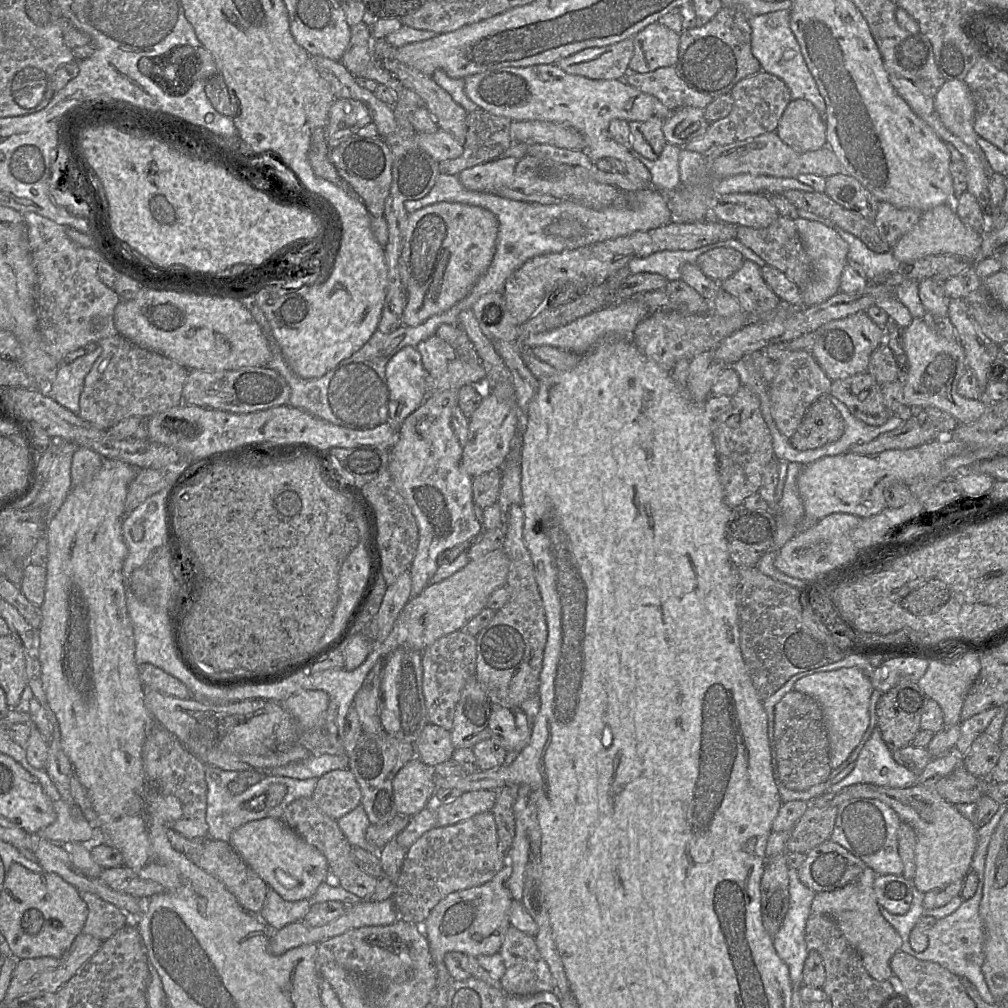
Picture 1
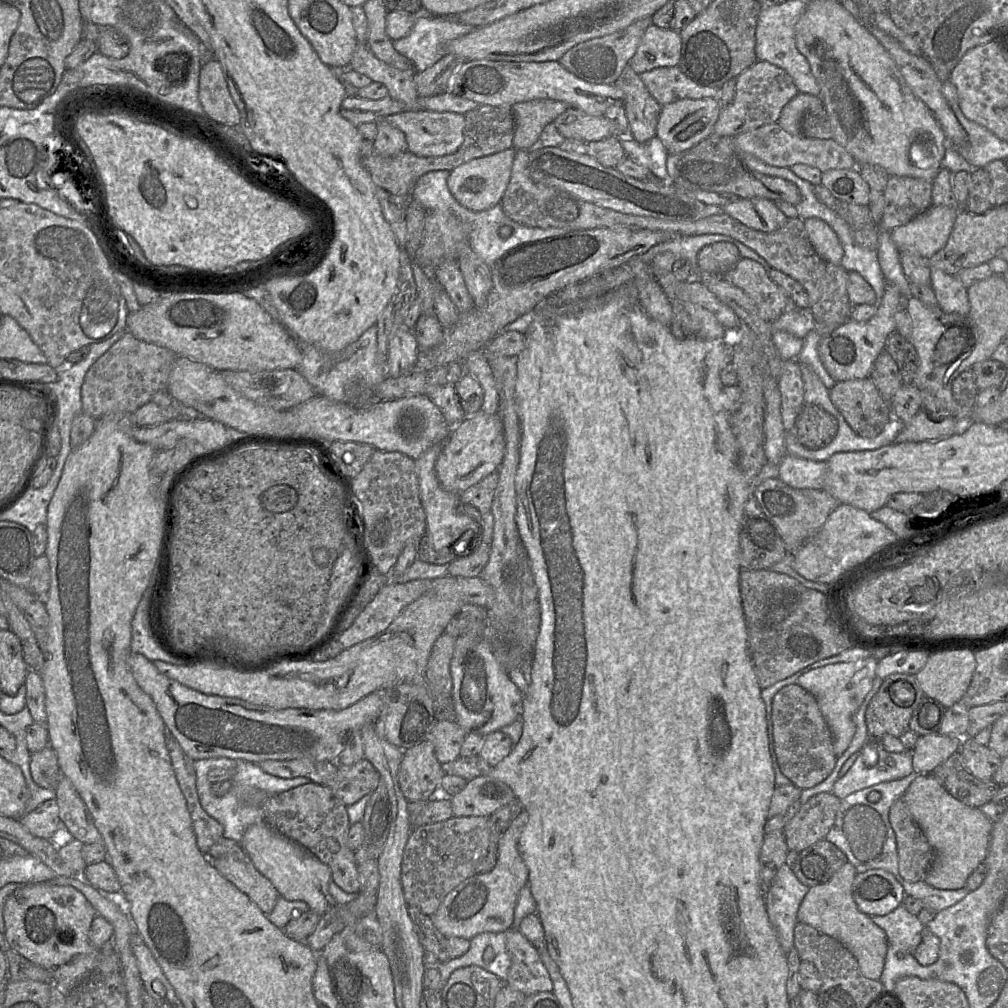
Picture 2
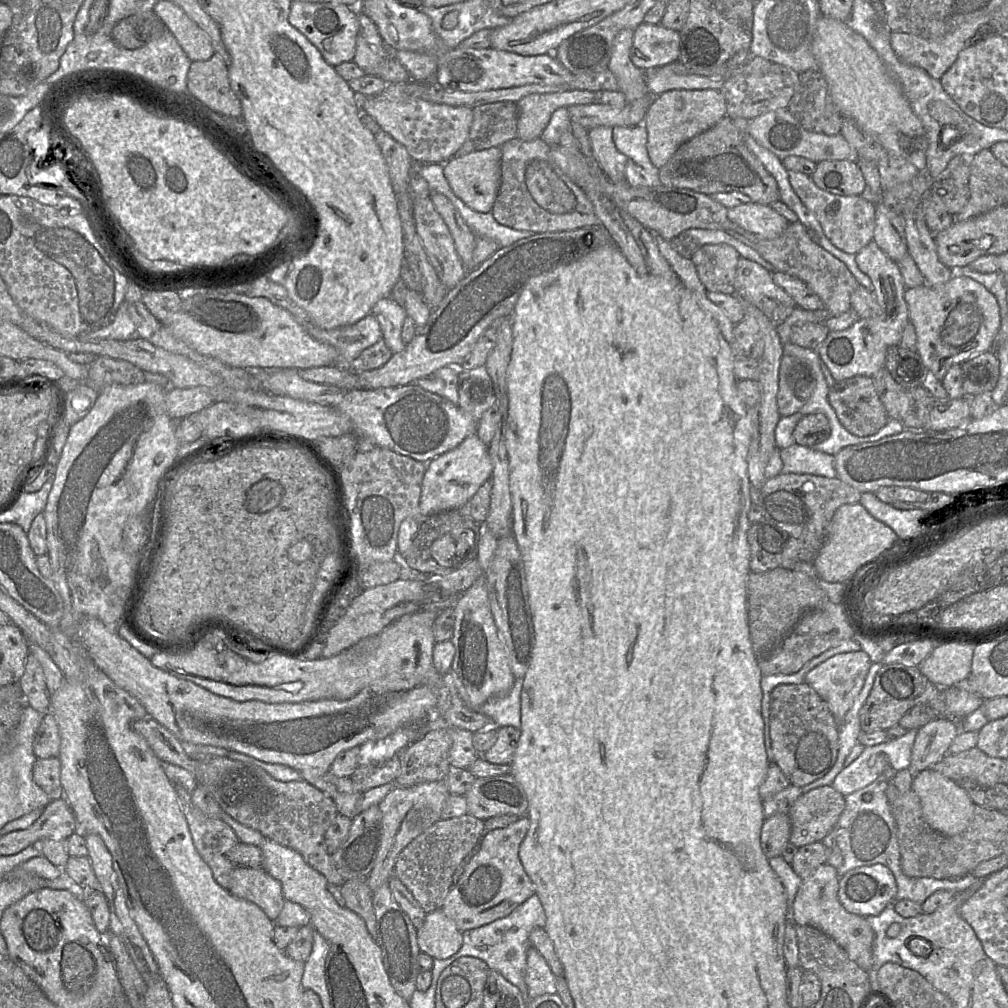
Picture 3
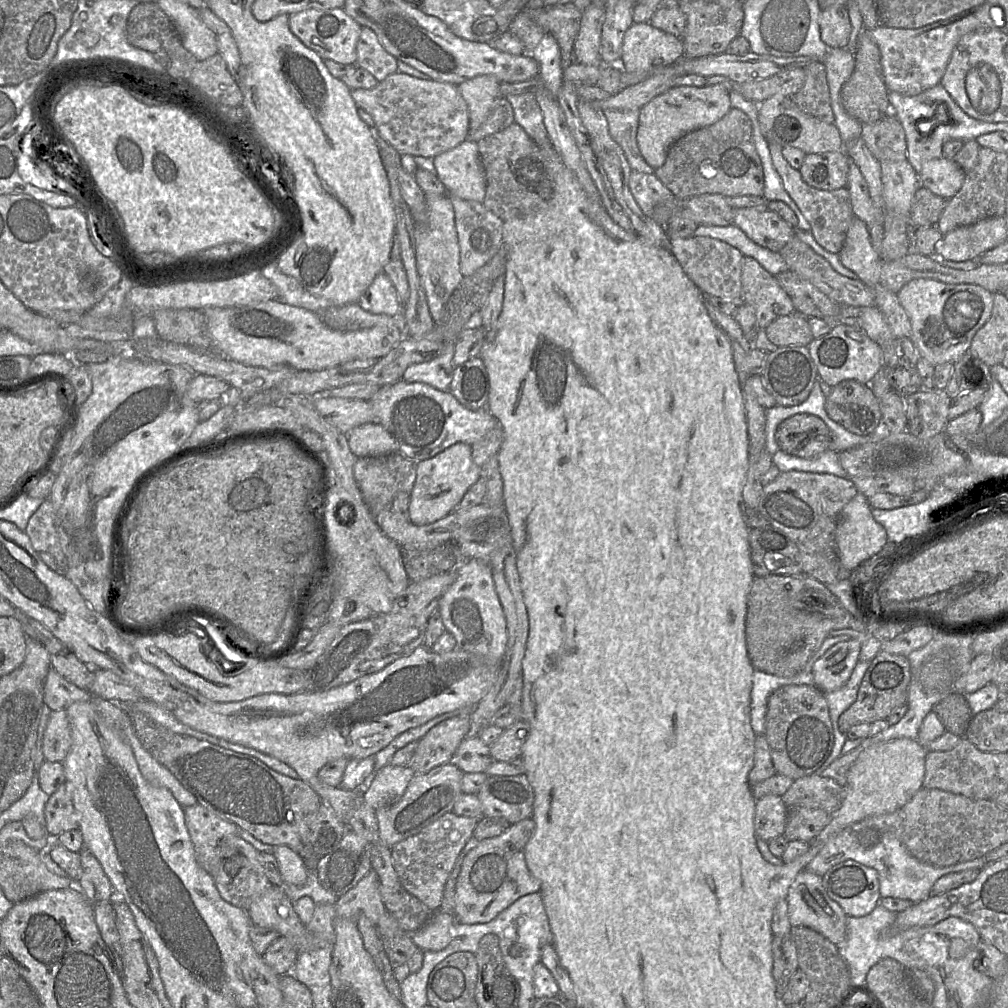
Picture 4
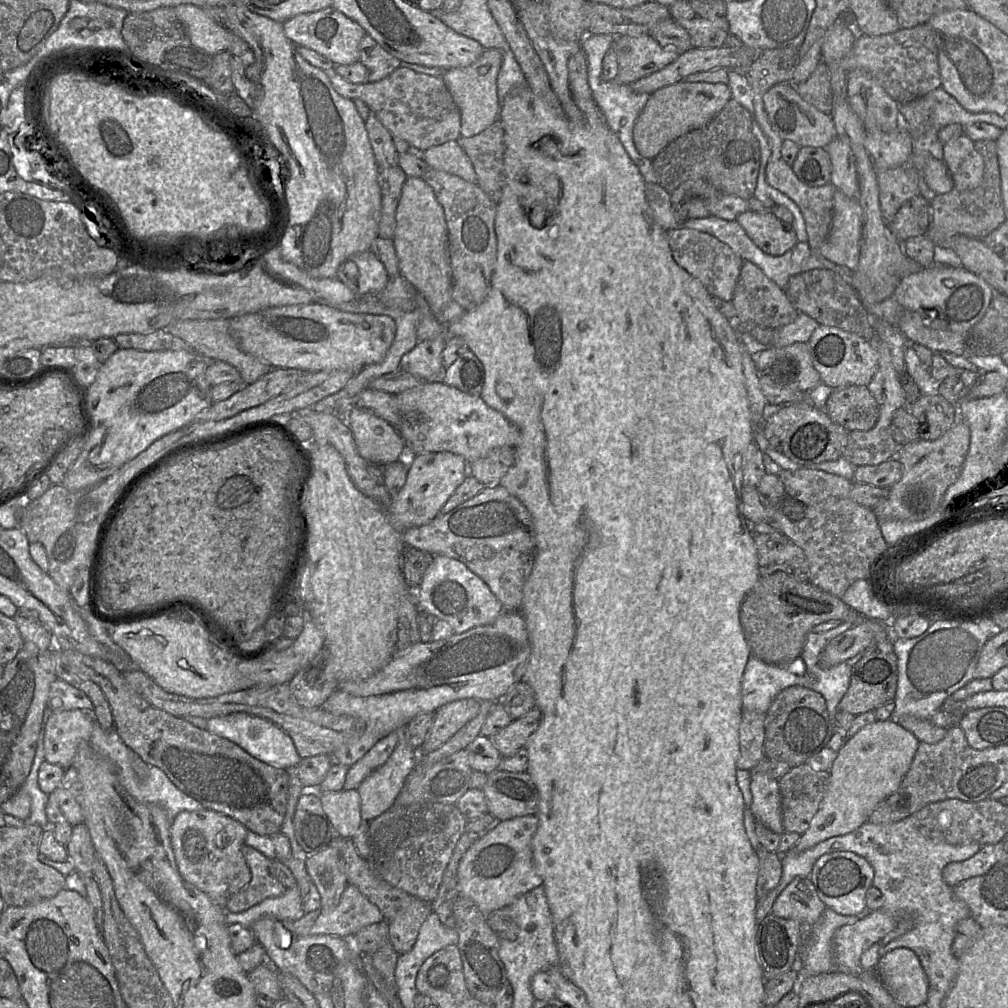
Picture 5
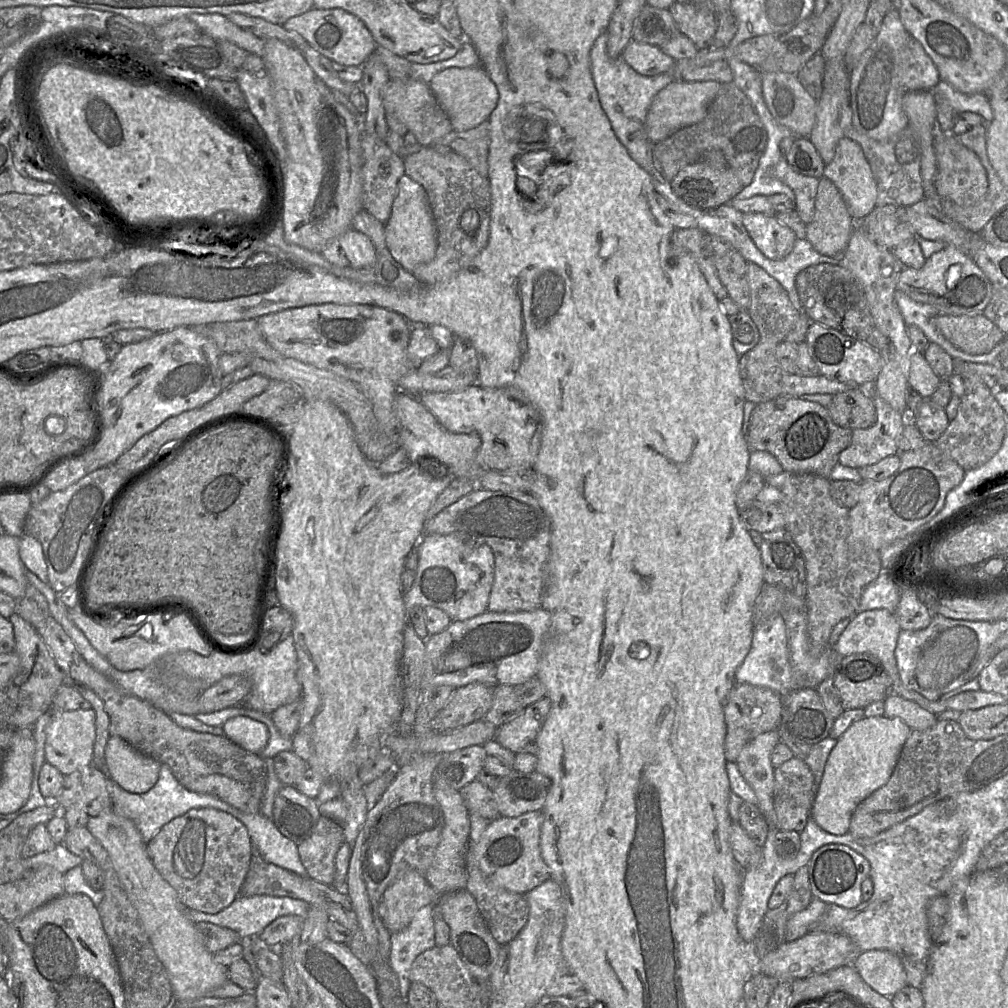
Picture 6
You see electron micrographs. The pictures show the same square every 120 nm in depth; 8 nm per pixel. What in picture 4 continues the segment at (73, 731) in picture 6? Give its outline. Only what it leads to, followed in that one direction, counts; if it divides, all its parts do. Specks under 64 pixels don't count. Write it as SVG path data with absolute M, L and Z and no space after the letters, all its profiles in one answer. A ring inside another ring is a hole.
M64 709L50 712L42 740L46 761L63 762L72 744L71 729Z

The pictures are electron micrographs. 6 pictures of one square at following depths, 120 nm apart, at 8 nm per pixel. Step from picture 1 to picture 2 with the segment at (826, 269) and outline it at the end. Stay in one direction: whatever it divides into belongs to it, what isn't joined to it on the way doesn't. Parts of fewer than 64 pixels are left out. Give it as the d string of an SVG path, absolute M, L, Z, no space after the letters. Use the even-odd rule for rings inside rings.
M818 218L804 220L804 226L816 253L827 262L840 265L844 251L835 231Z

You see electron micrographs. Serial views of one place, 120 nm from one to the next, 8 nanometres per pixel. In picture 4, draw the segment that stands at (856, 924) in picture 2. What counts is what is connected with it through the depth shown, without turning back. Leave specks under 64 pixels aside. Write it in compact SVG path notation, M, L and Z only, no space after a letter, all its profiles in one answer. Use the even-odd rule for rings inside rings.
M802 870L789 887L785 899L791 927L811 928L834 944L840 944L845 939L847 915L840 905L828 896L821 876Z

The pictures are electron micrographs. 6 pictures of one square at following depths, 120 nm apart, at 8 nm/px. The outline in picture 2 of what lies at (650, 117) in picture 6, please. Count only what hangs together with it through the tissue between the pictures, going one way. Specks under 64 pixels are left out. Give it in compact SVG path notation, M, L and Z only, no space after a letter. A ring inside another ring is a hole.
M717 98L680 99L663 105L656 127L658 137L668 154L682 153L710 136L721 111Z

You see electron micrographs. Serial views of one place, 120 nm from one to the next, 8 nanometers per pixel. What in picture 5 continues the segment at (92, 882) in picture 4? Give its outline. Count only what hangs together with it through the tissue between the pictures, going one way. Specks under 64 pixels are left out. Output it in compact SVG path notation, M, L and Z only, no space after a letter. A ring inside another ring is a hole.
M84 823L73 826L70 841L65 847L75 871L84 877L92 875L96 853L88 828Z

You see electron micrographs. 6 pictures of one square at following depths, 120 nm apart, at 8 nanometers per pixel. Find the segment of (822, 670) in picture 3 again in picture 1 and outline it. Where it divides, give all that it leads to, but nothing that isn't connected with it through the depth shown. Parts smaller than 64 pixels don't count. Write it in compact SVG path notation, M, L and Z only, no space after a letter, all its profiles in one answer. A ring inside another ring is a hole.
M840 668L817 672L799 678L793 690L813 697L821 707L829 736L829 759L834 770L844 762L859 744L869 725L869 702L872 683L859 668Z

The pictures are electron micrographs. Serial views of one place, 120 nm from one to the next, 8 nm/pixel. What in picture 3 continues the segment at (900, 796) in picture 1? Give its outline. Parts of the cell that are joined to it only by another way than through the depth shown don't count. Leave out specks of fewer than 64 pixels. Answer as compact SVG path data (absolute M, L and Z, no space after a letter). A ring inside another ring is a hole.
M926 769L914 775L911 790L920 799L926 823L935 831L946 836L955 836L964 832L970 825L976 805L955 781L933 769Z

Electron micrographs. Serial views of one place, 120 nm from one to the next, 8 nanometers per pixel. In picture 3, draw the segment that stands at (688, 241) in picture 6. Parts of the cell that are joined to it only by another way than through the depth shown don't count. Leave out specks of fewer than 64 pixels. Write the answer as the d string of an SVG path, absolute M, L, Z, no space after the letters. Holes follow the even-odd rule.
M728 244L698 246L690 259L707 291L735 294L734 279L739 253Z

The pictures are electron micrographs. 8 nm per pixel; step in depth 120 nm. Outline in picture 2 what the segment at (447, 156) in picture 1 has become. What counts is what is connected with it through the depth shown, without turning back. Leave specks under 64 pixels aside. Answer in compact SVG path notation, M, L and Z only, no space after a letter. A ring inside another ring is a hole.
M419 109L391 114L384 120L404 133L407 149L417 156L441 157L453 154L458 151L464 142L466 124L464 114Z

